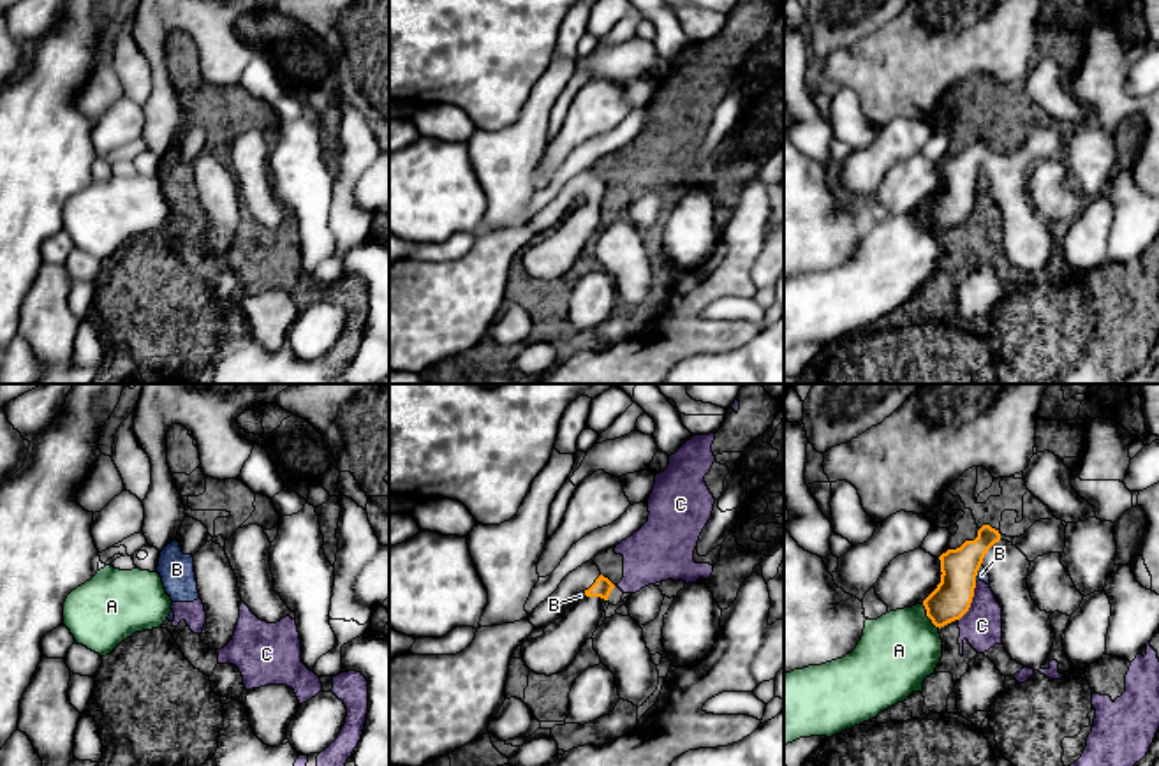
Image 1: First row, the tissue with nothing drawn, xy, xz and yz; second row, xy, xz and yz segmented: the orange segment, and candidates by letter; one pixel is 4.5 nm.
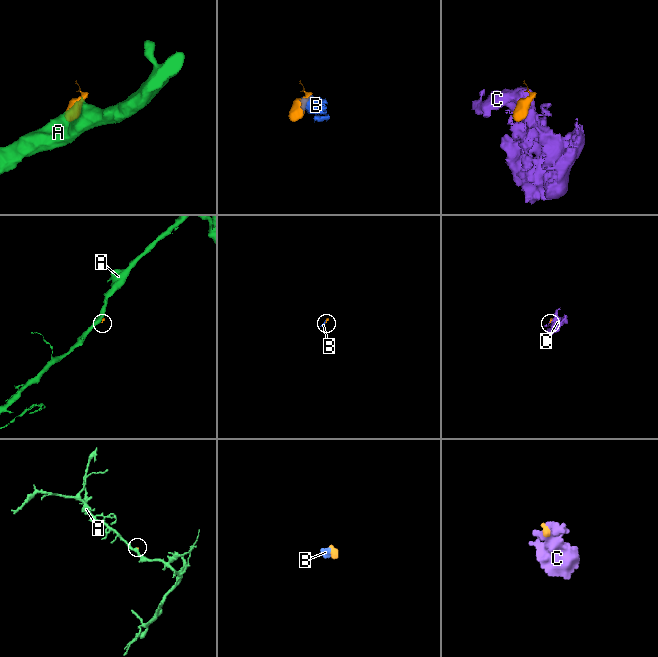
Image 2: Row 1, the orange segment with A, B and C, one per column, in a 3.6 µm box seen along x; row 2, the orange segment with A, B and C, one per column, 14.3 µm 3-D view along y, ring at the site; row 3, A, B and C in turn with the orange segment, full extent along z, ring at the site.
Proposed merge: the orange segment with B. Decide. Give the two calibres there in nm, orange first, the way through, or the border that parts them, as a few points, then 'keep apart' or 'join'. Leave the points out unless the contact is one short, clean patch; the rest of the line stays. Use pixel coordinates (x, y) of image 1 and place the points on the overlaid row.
180/50 nm | along yz (981, 566), (974, 581) | keep apart

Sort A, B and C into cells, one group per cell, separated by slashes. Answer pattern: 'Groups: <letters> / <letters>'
Groups: A / B C

